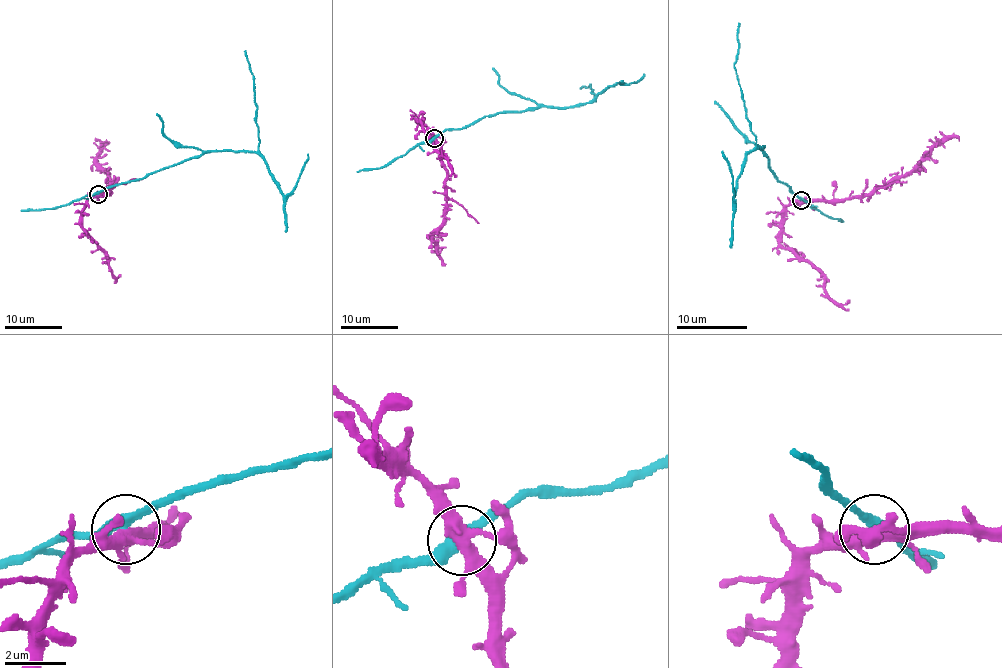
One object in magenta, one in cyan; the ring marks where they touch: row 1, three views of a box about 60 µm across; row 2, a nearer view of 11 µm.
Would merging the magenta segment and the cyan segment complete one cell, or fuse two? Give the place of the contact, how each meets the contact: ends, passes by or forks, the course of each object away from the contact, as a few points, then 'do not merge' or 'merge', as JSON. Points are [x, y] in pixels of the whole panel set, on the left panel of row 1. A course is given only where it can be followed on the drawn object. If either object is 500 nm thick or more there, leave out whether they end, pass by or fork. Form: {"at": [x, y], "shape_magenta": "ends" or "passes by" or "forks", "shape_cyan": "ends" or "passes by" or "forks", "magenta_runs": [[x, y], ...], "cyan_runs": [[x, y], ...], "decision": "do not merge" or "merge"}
{"at": [98, 194], "shape_magenta": "forks", "shape_cyan": "passes by", "magenta_runs": [[98, 193], [110, 192], [110, 175], [97, 162], [97, 153], [104, 143], [106, 146]], "cyan_runs": [[98, 193], [208, 152], [254, 150], [264, 159], [278, 189], [287, 195], [308, 153]], "decision": "do not merge"}

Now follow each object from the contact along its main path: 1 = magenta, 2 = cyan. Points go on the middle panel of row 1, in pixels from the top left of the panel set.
1: (434, 138), (439, 146), (439, 160), (446, 172), (446, 222), (433, 235), (442, 265)
2: (434, 138), (446, 130), (473, 124), (498, 113), (581, 105), (614, 85), (636, 82), (644, 74)

